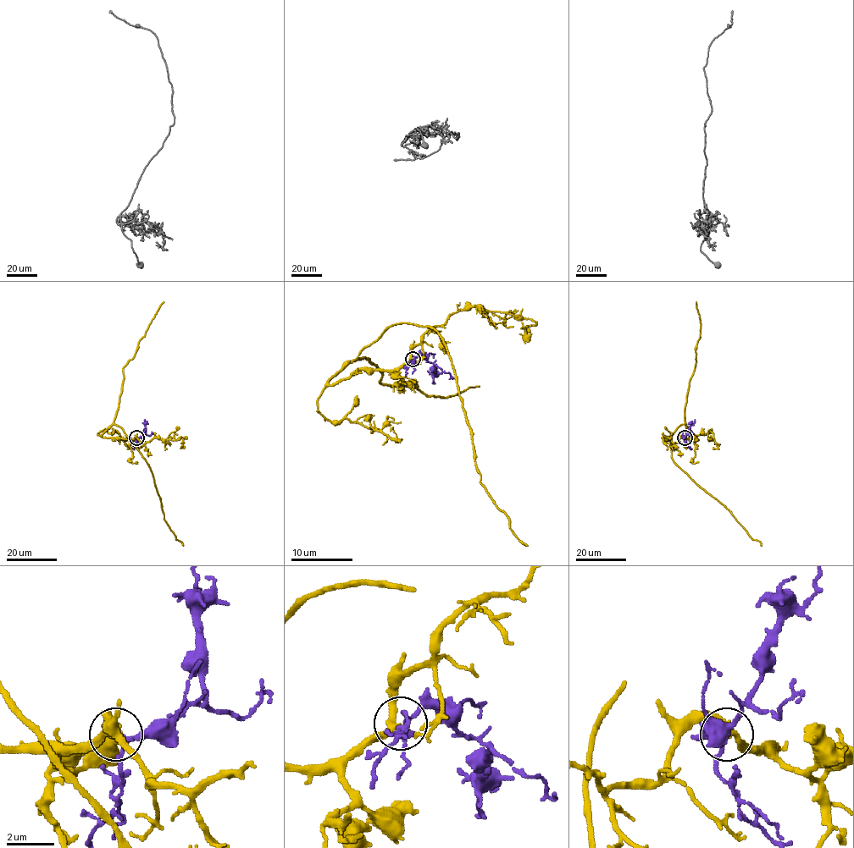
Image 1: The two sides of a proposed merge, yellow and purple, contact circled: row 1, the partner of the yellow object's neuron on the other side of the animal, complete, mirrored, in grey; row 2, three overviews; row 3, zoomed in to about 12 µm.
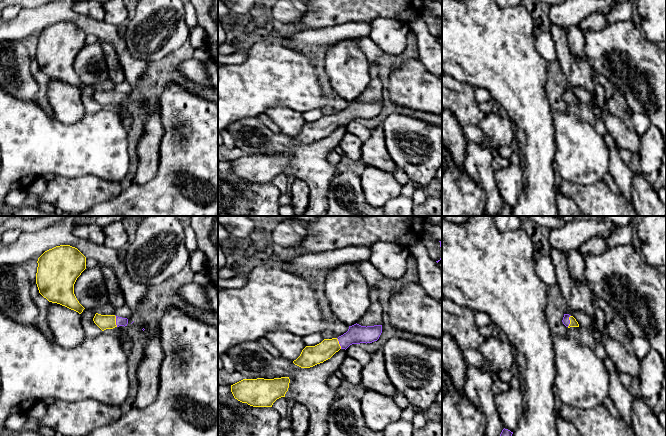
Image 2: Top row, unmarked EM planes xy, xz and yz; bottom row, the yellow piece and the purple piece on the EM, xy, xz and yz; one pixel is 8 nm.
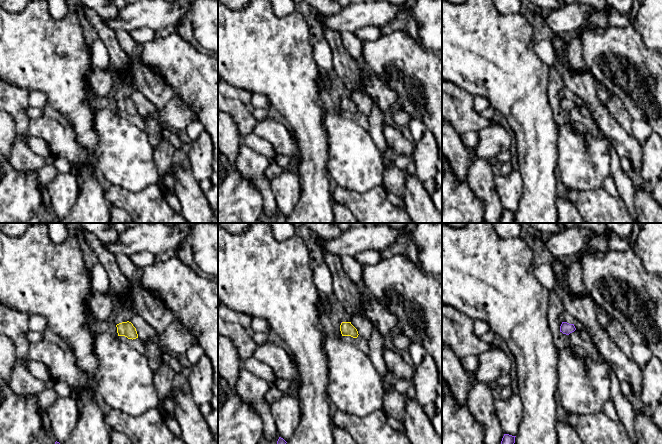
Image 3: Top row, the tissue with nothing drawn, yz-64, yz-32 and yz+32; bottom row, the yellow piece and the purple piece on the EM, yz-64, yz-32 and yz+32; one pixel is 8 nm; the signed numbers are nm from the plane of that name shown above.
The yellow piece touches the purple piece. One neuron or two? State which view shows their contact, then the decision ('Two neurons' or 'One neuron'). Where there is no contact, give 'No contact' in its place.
Touches yellow in xy. One neuron

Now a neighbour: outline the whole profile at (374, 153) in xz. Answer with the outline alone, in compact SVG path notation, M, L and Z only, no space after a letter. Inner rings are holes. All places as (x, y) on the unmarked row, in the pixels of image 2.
M383 126L372 129L371 136L361 146L360 160L367 166L393 173L397 168L386 148Z

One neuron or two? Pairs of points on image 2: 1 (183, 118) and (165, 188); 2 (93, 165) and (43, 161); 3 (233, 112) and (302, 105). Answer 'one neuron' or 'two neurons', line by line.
1: one neuron
2: one neuron
3: one neuron

